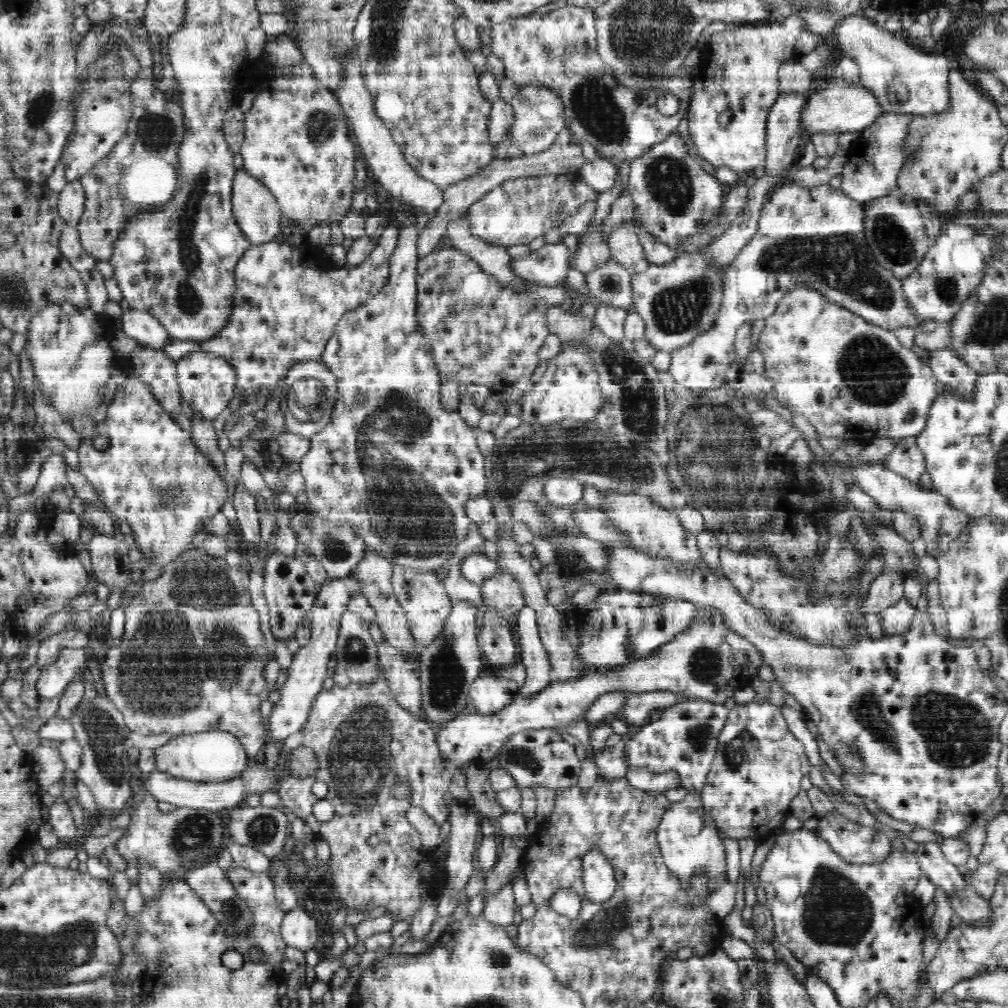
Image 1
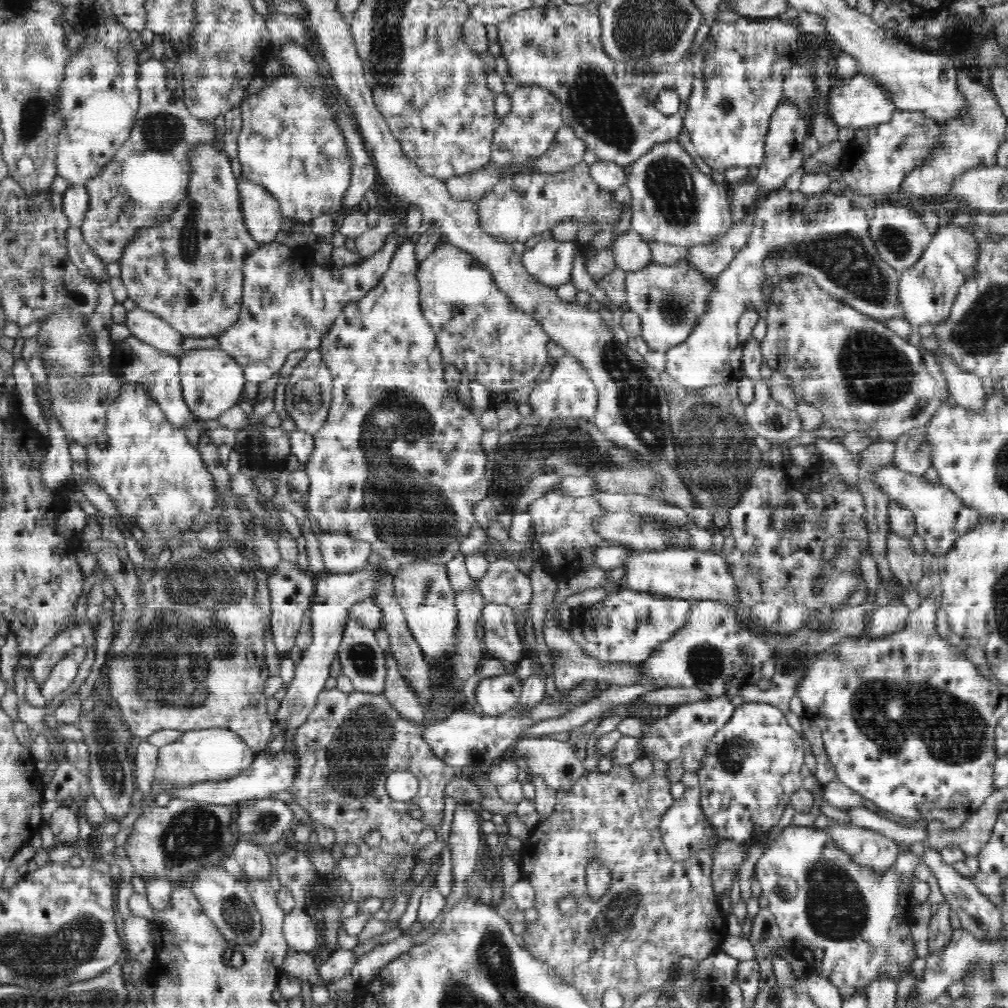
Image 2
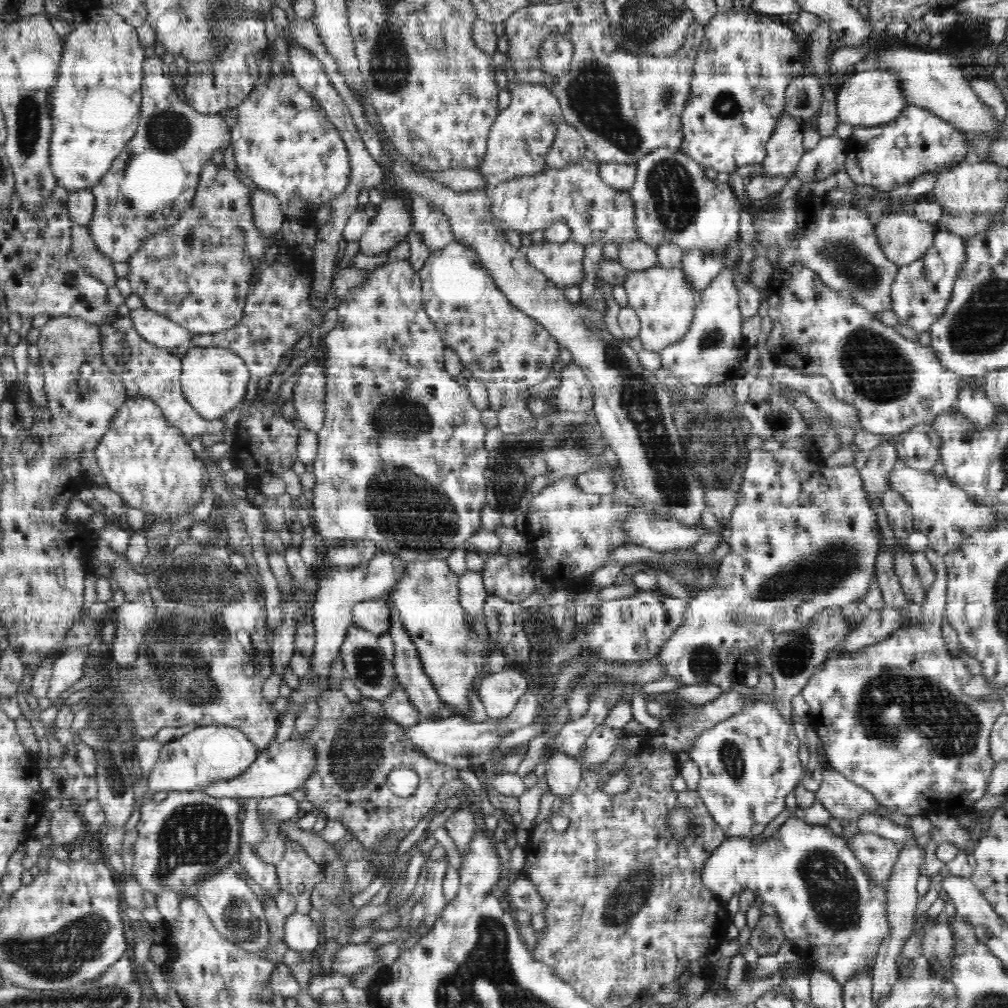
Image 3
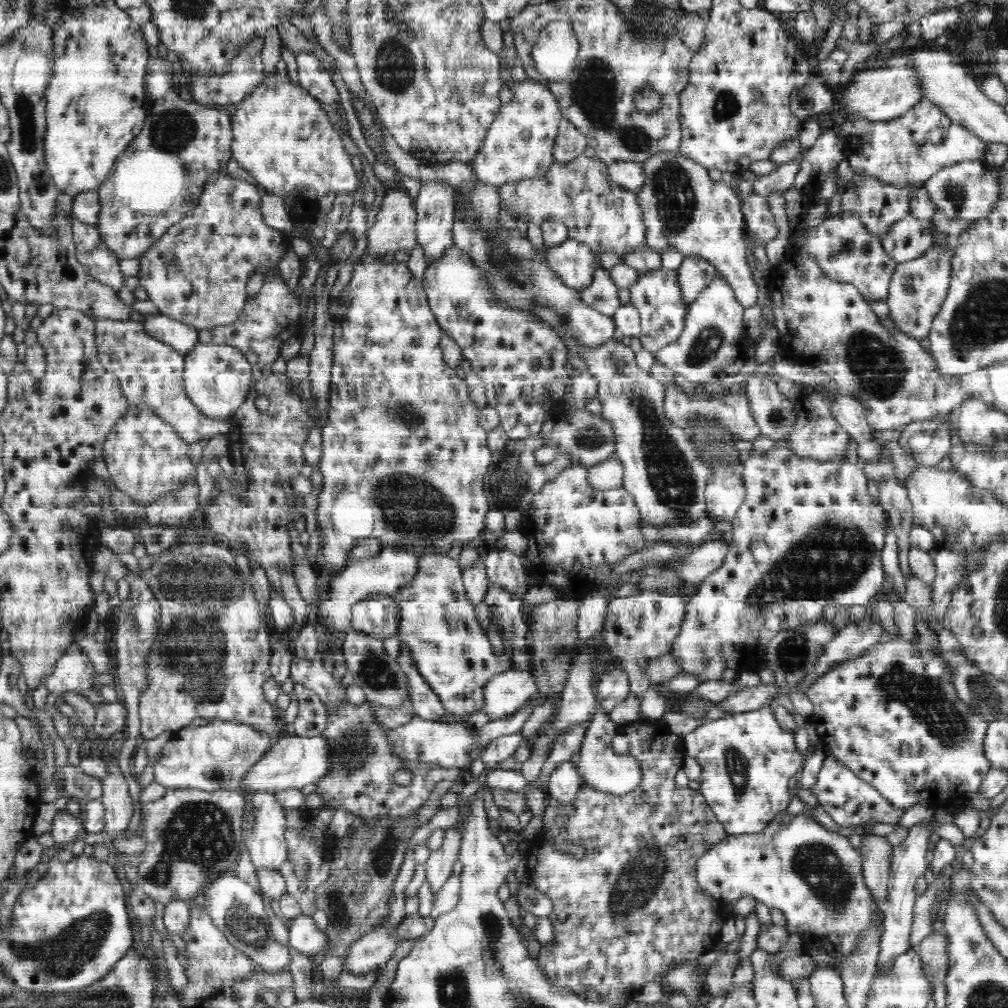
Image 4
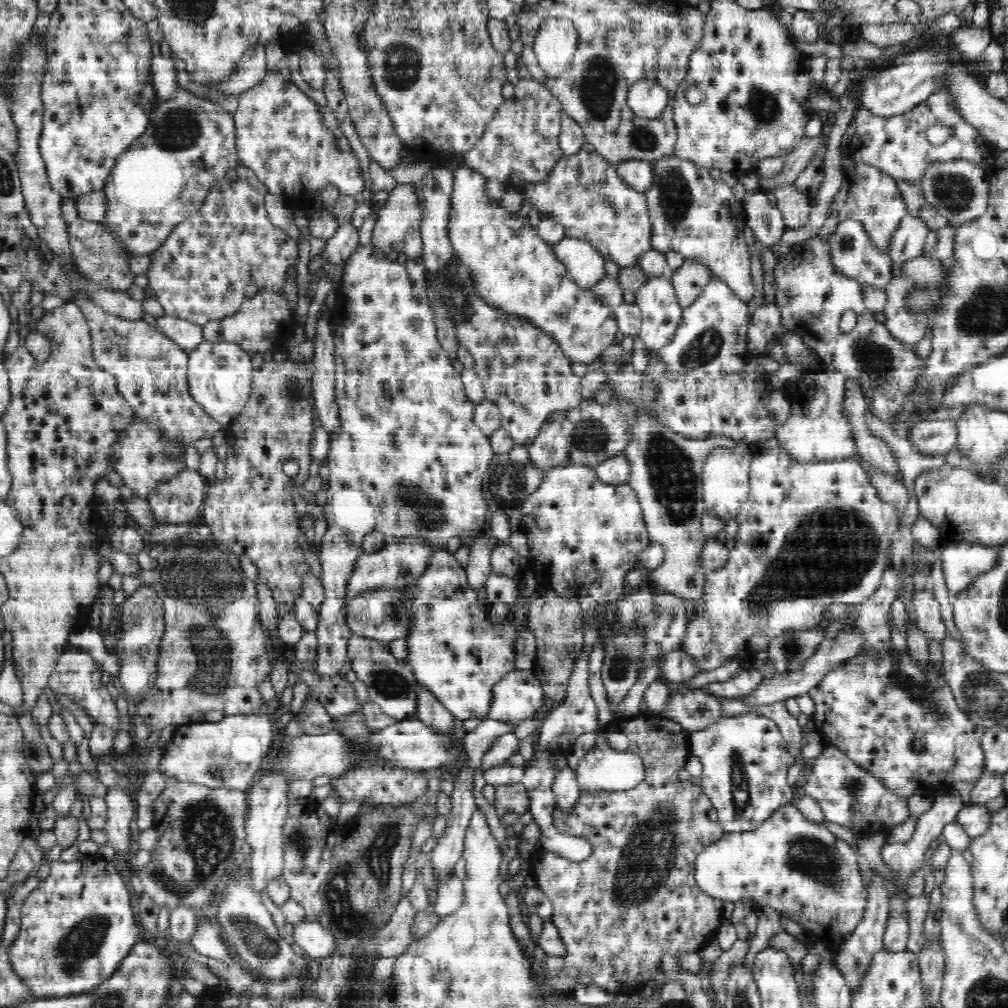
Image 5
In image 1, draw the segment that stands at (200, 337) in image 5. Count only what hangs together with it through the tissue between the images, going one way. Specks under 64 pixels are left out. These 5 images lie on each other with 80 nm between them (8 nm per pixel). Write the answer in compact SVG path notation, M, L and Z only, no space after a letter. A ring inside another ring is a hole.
M130 308L121 318L122 332L142 346L162 350L173 341L165 326L154 315Z

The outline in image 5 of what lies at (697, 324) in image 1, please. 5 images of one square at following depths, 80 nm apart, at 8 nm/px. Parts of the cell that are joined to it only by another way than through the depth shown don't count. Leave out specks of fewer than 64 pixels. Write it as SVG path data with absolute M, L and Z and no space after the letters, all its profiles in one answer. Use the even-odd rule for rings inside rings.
M670 273L647 278L635 292L634 303L642 313L639 337L646 350L660 351L674 338L683 317Z

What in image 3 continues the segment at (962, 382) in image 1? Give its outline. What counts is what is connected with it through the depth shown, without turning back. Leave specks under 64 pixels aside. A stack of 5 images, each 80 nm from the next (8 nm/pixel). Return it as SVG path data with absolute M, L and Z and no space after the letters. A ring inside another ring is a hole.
M968 377L968 385L960 388L960 398L953 404L953 412L960 412L977 428L992 428L998 420L998 407L995 406L983 390L974 388L977 378Z

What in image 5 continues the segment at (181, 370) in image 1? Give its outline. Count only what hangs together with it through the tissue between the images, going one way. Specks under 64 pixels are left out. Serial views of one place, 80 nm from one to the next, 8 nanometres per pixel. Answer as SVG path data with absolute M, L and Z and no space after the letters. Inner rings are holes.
M204 340L195 350L188 352L188 359L187 376L190 397L202 405L202 409L225 429L242 412L251 396L253 375L256 372L252 366L251 356L237 342L215 343Z

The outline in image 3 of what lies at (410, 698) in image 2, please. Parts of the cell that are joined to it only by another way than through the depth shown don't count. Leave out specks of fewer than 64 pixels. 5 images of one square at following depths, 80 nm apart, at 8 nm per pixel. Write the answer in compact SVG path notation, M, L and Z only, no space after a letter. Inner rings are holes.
M402 685L393 688L391 695L383 700L382 707L388 719L403 727L414 726L422 719L420 711L410 702Z

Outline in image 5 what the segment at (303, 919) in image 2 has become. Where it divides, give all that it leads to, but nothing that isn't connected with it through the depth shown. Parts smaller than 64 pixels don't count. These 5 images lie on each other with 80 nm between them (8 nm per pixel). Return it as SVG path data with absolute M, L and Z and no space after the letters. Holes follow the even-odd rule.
M302 920L294 927L292 936L294 947L307 958L326 958L333 953L336 946L332 931L322 927L318 921Z

